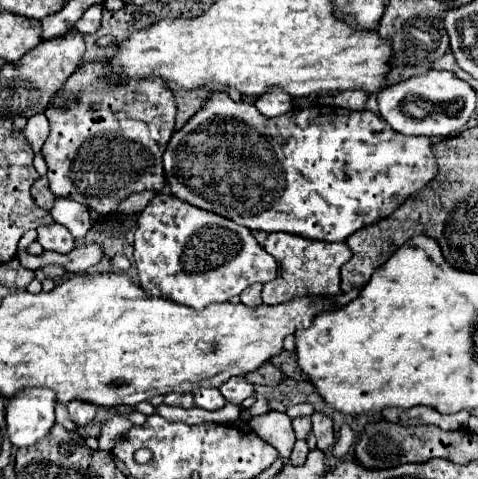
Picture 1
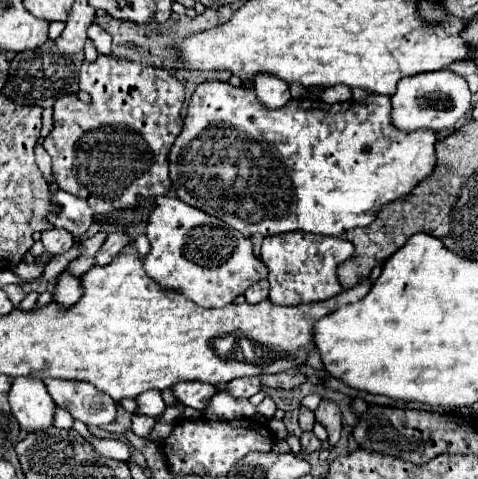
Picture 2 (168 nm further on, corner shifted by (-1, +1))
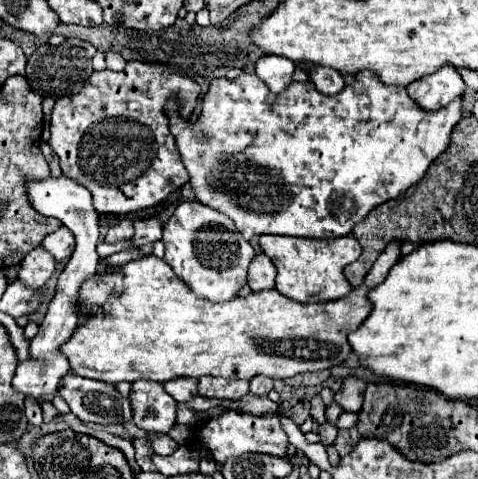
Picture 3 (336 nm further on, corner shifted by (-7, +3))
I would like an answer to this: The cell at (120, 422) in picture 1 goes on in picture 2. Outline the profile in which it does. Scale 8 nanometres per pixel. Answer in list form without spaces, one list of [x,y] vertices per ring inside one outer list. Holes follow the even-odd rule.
[[[132,415],[132,431],[138,435],[138,437],[148,437],[150,429],[154,427],[154,419],[148,417],[148,415]]]

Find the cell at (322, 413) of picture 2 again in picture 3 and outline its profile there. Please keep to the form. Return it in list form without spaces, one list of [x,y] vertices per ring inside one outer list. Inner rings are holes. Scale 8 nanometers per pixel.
[[[346,377],[344,379],[344,385],[342,389],[334,395],[334,401],[338,405],[344,407],[344,411],[360,411],[360,405],[364,401],[364,389],[366,389],[366,383],[358,377]]]

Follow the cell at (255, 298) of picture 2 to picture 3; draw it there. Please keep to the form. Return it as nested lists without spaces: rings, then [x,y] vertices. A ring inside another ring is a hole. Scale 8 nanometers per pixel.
[[[258,253],[248,269],[248,285],[252,291],[272,289],[276,283],[276,267],[268,255]]]

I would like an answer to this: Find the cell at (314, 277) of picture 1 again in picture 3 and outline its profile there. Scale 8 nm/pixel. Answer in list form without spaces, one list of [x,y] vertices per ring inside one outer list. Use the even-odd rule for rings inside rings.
[[[262,235],[262,251],[274,261],[278,269],[276,291],[288,299],[300,303],[316,303],[328,299],[340,299],[352,291],[352,285],[344,277],[344,267],[360,257],[360,245],[352,235],[340,239],[302,239],[302,237],[284,237],[284,235]]]

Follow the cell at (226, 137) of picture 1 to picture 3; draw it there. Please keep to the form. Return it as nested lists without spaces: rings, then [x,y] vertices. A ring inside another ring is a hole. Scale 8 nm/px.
[[[372,71],[356,73],[354,81],[348,83],[340,93],[336,93],[332,97],[318,93],[316,87],[312,85],[312,81],[304,81],[304,83],[292,81],[284,93],[276,95],[264,85],[264,81],[260,81],[260,77],[250,75],[250,73],[242,73],[234,81],[228,81],[224,77],[214,79],[210,83],[208,93],[202,99],[202,117],[198,119],[198,123],[192,125],[192,123],[180,121],[178,125],[172,127],[172,133],[176,137],[176,145],[178,145],[178,151],[182,155],[182,161],[190,173],[190,183],[192,183],[192,191],[196,195],[196,199],[200,203],[228,215],[244,239],[250,239],[254,235],[264,235],[264,233],[292,235],[292,237],[314,237],[314,239],[336,239],[336,237],[350,235],[354,225],[360,223],[368,215],[368,211],[372,211],[374,207],[378,207],[390,199],[396,199],[408,187],[416,185],[416,181],[420,181],[424,177],[424,173],[428,171],[430,163],[440,153],[444,153],[444,149],[448,147],[450,131],[460,121],[460,117],[462,117],[462,99],[448,103],[444,109],[428,113],[406,93],[406,87],[384,85],[382,81],[378,81],[378,77]],[[226,179],[234,179],[240,185],[240,189],[228,189]]]

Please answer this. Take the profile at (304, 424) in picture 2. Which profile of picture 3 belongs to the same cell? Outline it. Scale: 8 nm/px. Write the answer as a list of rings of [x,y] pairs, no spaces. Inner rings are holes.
[[[314,395],[312,397],[312,411],[310,411],[310,415],[312,415],[312,419],[316,421],[316,423],[324,423],[326,421],[326,405],[324,405],[324,401],[320,399],[320,395]]]

